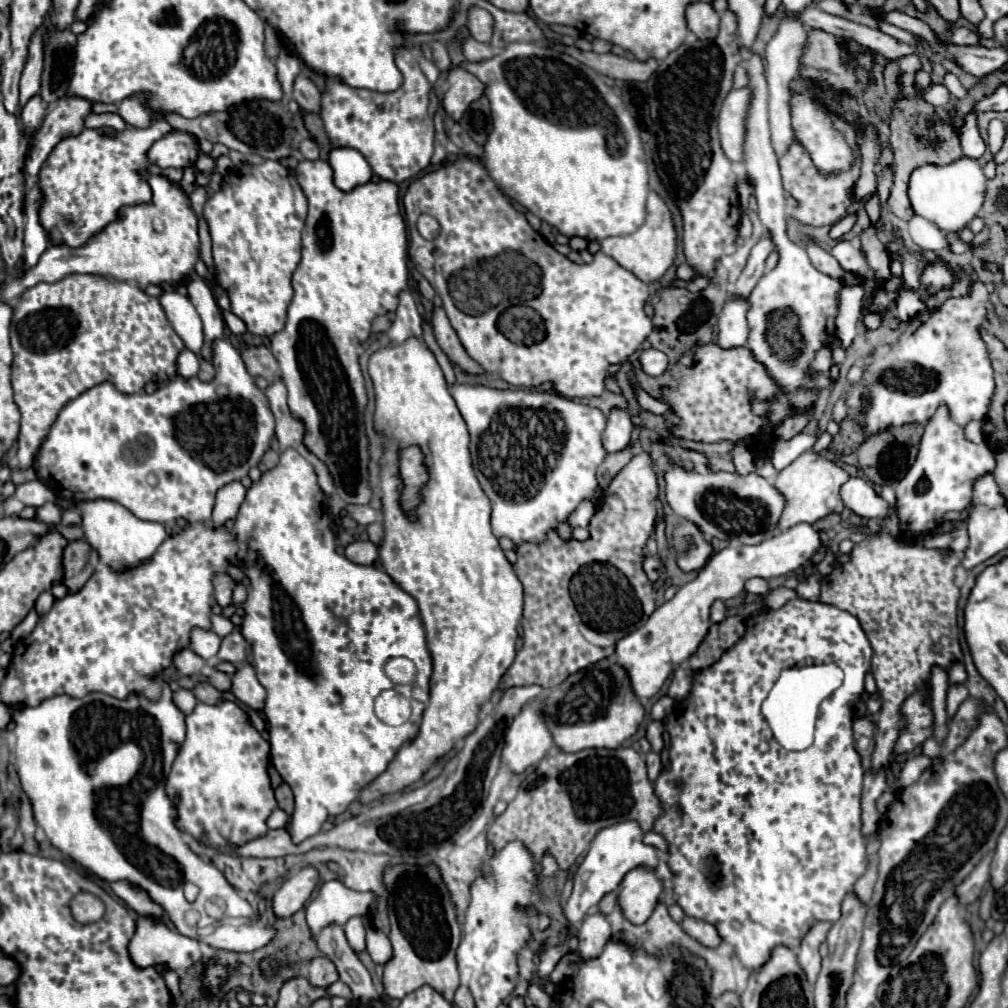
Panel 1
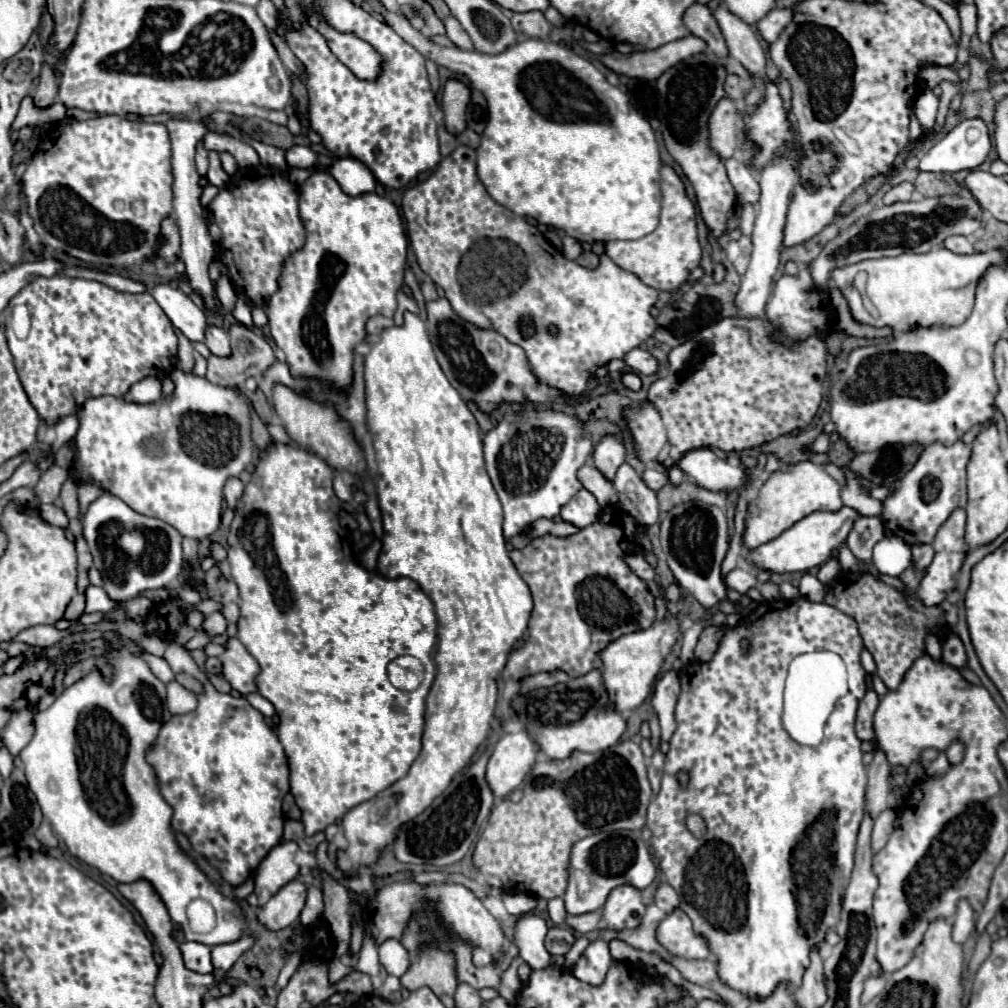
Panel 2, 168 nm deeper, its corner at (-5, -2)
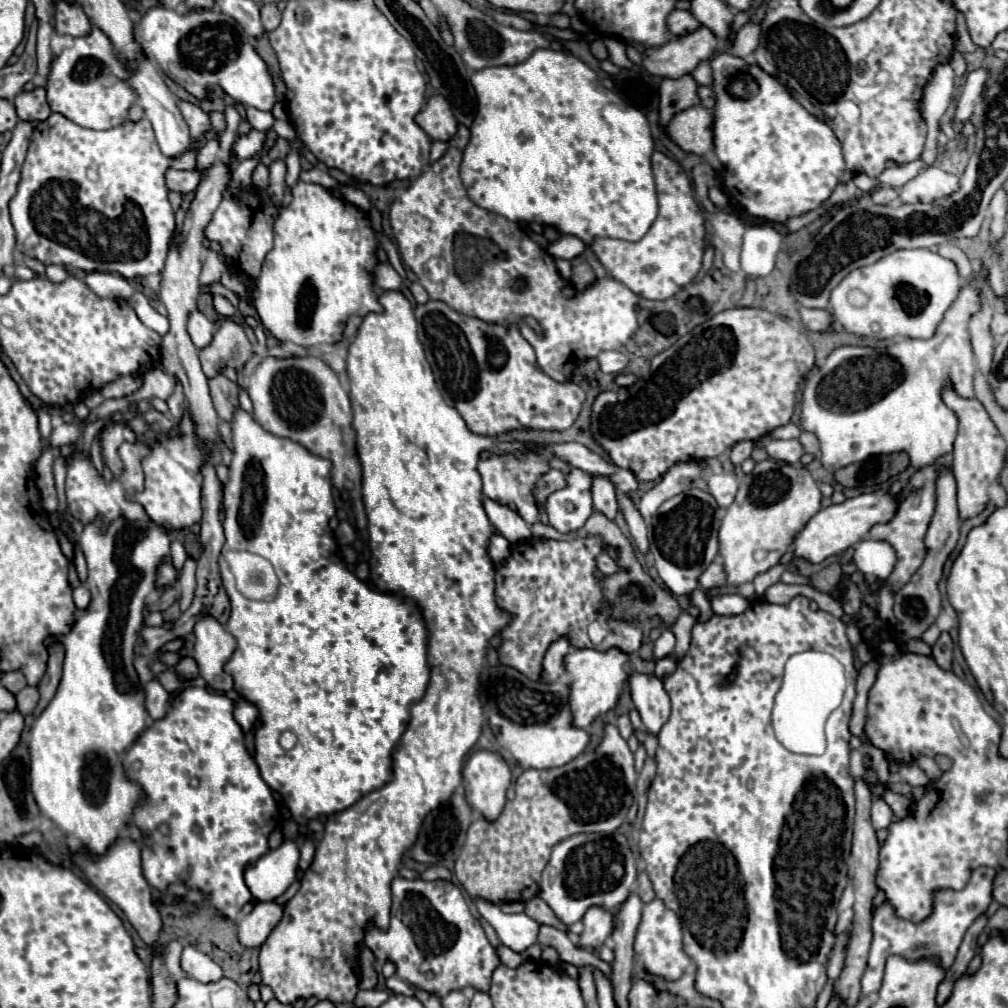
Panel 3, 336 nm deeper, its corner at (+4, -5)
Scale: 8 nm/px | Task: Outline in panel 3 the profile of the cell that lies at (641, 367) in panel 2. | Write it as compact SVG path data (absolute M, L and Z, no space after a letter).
M602 351L598 363L604 373L622 373L628 367L628 357L622 351Z

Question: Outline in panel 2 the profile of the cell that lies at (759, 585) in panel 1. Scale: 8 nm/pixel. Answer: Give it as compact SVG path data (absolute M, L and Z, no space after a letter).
M733 568L725 578L725 586L731 590L737 590L739 594L745 594L749 588L757 586L757 578L751 570L743 570L743 568Z

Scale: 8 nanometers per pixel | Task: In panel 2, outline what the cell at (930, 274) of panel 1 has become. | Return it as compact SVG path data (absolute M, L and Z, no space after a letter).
M939 248L925 254L863 260L861 264L839 268L833 272L833 286L843 292L857 322L875 328L891 326L893 332L931 326L951 328L963 324L973 310L975 288L981 274L989 268L989 264L999 264L1003 260L1003 250L961 256L949 252L947 248Z

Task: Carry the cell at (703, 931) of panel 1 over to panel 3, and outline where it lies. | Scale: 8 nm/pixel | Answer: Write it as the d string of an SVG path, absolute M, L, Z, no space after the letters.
M654 899L654 901L644 905L642 921L640 921L640 927L638 927L638 933L636 933L636 941L634 941L634 951L638 955L638 963L648 973L662 975L666 979L678 979L684 973L684 969L688 967L690 957L686 955L686 951L682 947L680 919L660 899Z

